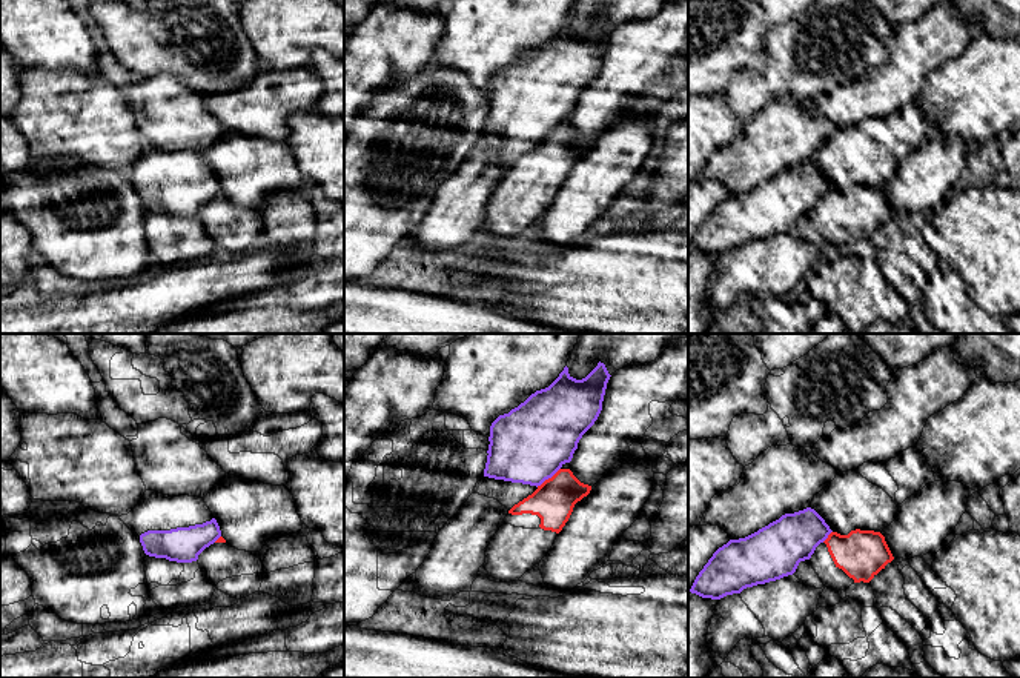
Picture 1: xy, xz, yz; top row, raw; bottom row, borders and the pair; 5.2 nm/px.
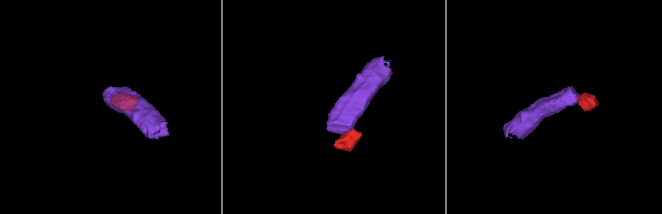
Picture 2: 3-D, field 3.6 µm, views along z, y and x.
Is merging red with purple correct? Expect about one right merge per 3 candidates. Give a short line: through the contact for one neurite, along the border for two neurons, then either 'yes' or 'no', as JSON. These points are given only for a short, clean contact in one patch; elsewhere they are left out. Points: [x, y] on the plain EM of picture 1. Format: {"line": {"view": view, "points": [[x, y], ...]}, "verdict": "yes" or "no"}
{"line": {"view": "xz", "points": [[559, 123], [536, 142]]}, "verdict": "no"}

